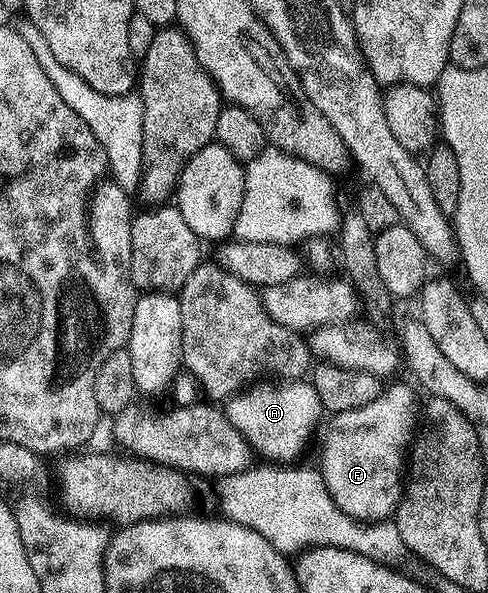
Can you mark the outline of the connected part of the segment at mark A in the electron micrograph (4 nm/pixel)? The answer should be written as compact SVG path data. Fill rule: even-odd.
M305 380L285 381L258 381L249 388L245 388L237 395L233 395L224 407L227 419L244 437L246 437L253 450L260 456L264 455L265 460L274 463L292 463L302 451L304 443L315 429L320 415L324 410L317 390L311 382Z

